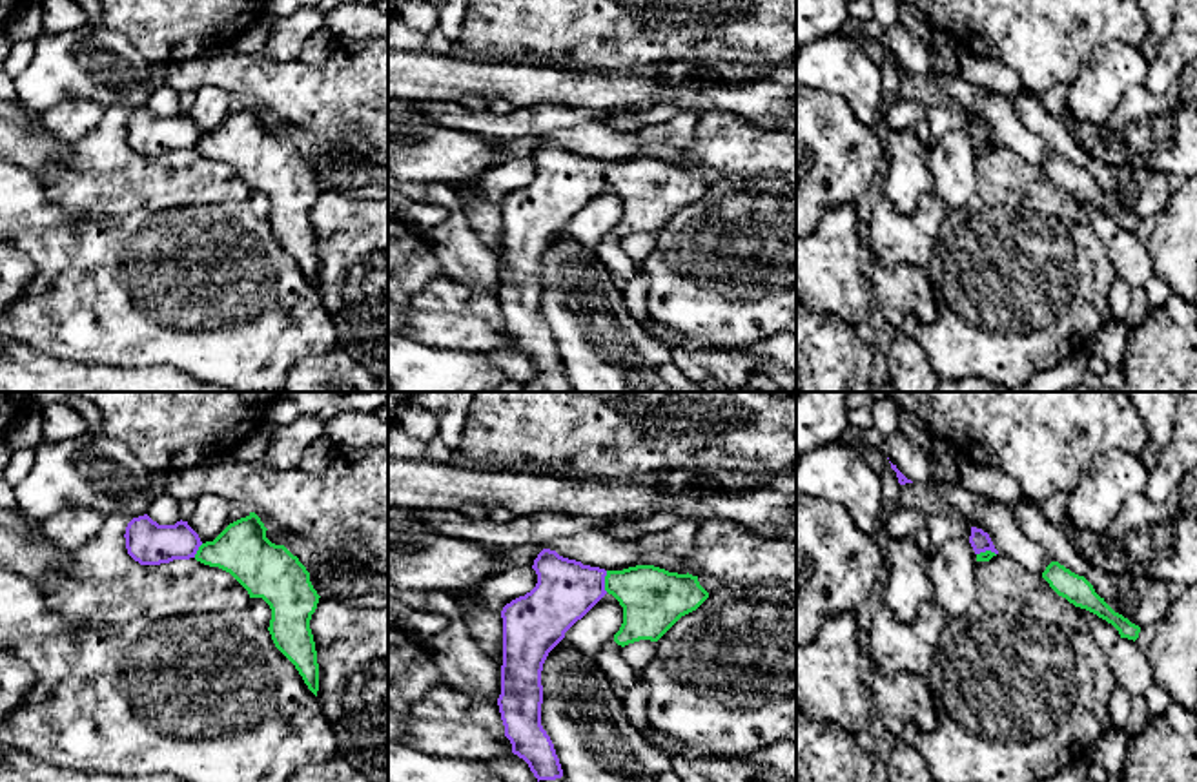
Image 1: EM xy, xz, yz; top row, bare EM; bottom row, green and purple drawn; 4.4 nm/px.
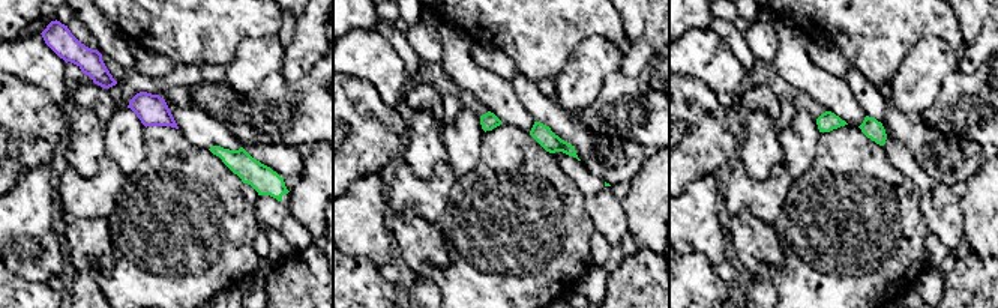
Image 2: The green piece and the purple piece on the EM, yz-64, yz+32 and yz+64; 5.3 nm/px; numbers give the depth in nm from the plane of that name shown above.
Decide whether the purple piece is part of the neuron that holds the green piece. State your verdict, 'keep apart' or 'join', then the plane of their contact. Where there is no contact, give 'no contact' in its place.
keep apart | xz

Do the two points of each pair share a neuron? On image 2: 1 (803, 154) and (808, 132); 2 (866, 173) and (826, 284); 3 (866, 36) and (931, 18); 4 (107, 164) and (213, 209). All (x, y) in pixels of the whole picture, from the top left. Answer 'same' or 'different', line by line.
1: same
2: same
3: same
4: different

